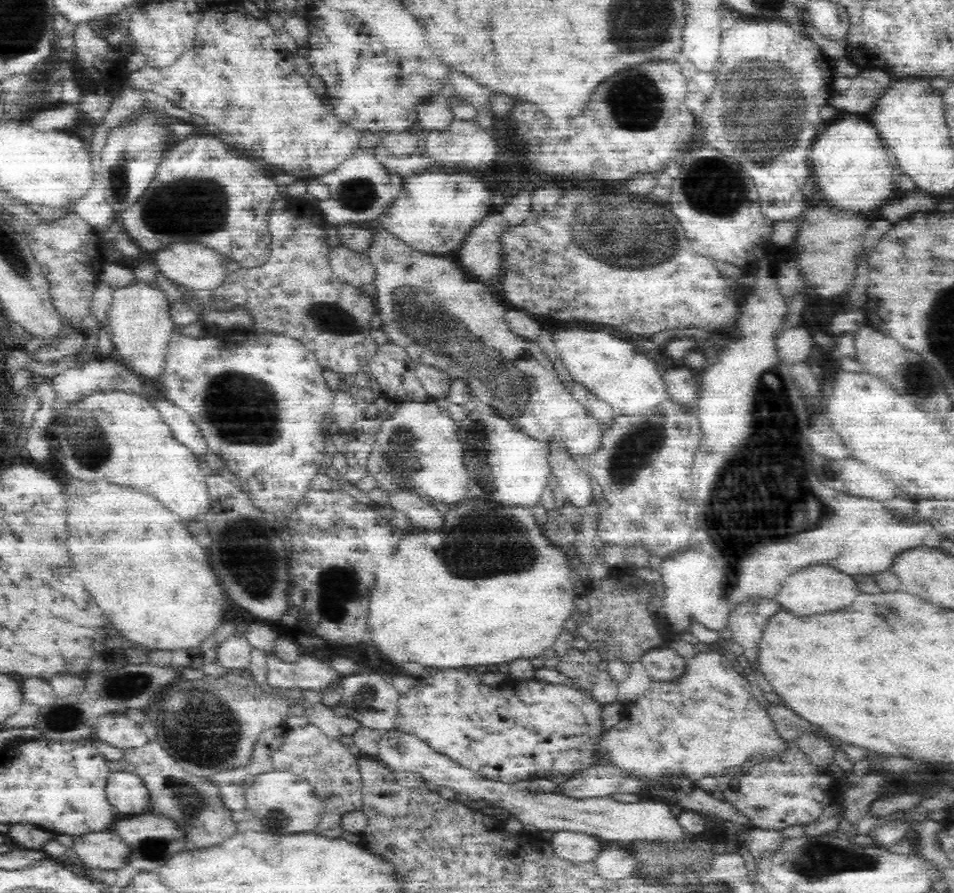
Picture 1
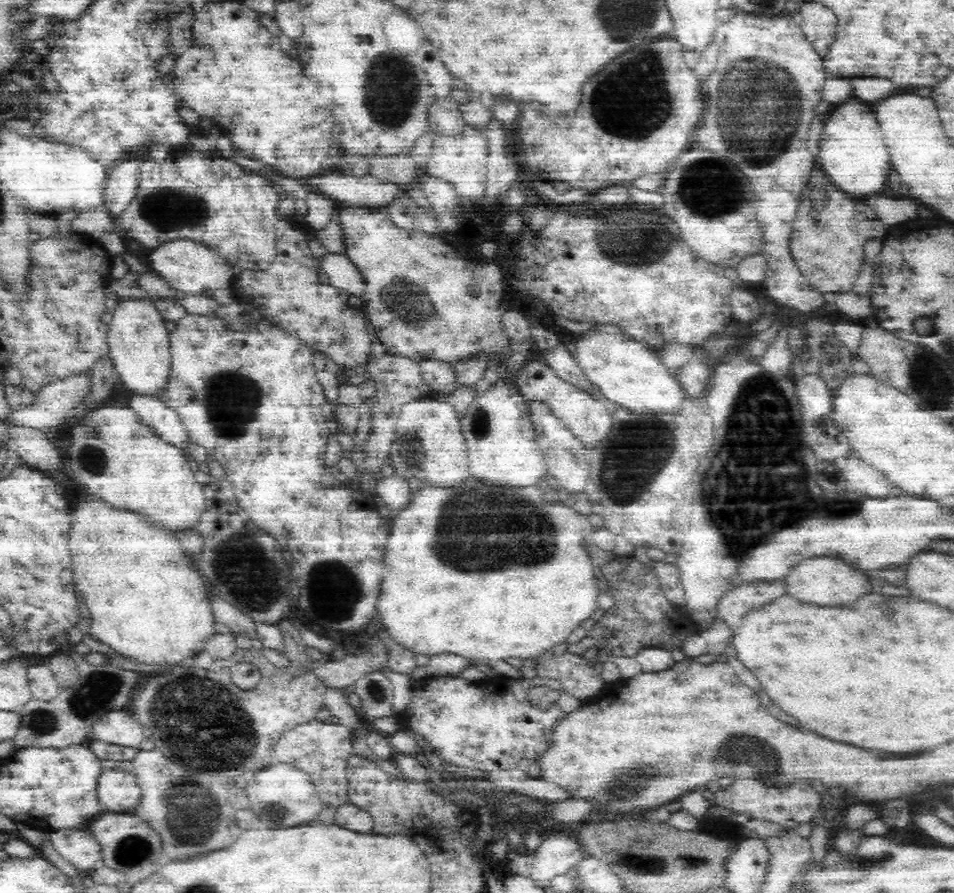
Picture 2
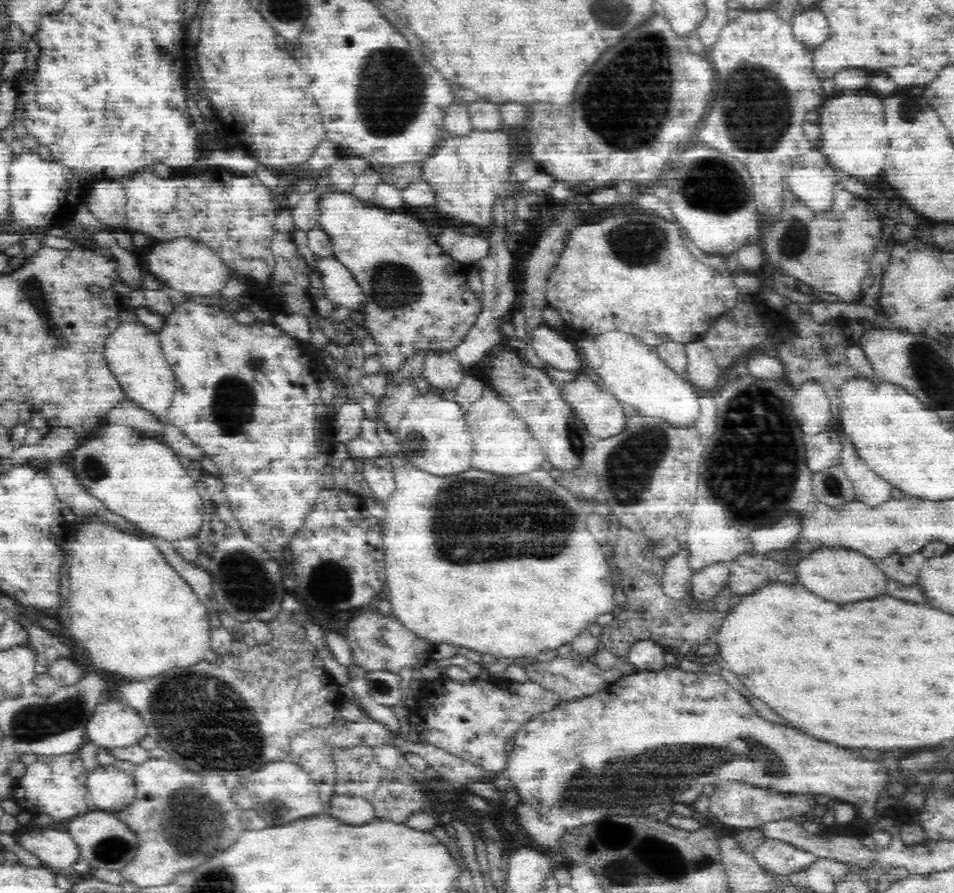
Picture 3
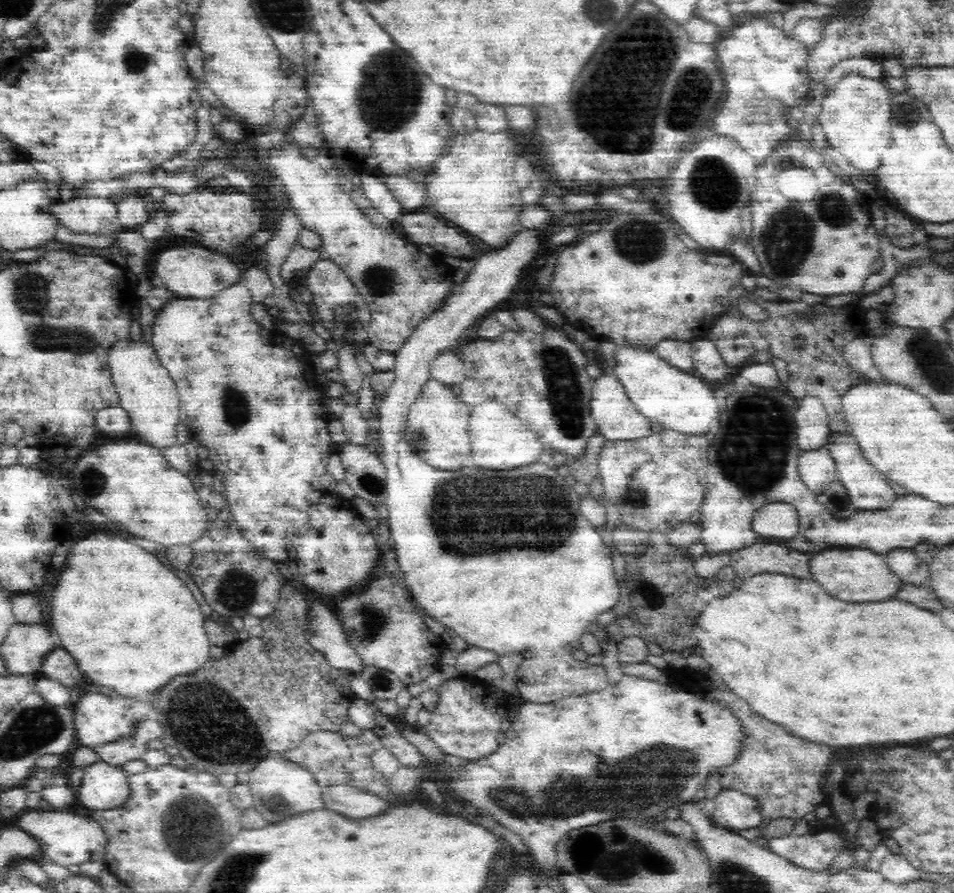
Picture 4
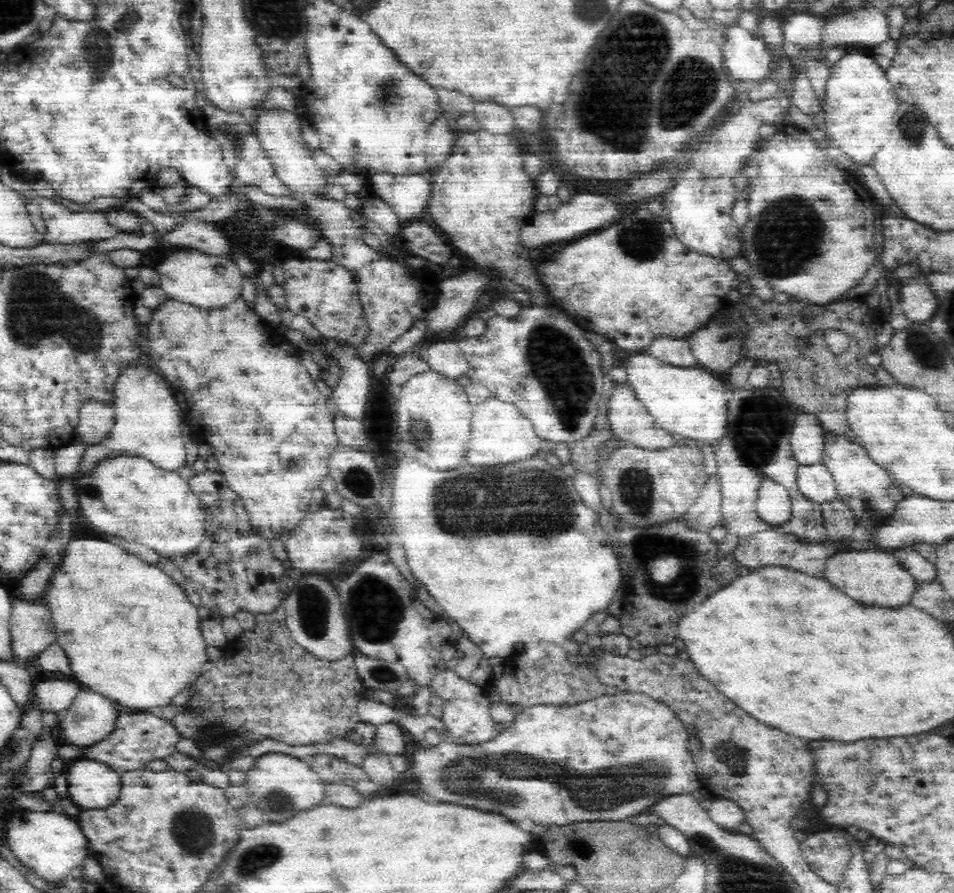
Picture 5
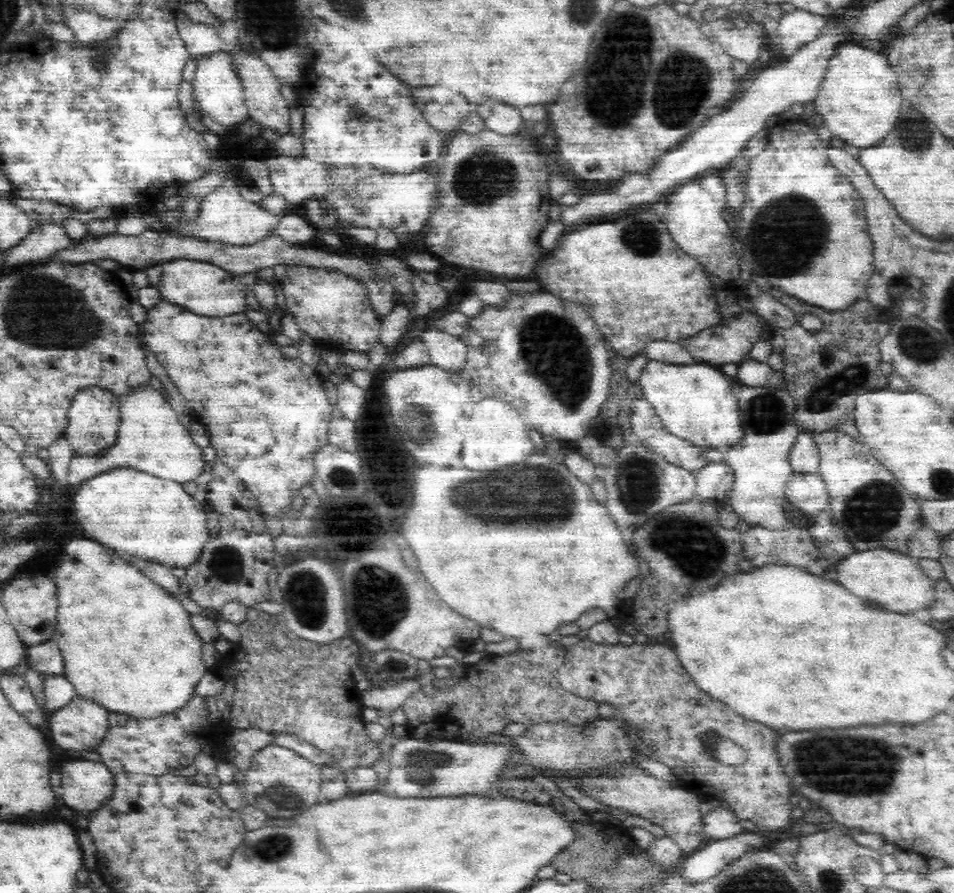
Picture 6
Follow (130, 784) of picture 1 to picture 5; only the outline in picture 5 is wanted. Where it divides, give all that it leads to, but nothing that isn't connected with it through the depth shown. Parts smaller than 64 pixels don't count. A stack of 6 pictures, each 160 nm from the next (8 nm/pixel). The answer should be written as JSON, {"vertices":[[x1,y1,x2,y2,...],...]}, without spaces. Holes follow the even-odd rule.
{"vertices":[[79,758,70,770,69,798,78,808,99,809,110,807,120,796,121,773,106,763]]}

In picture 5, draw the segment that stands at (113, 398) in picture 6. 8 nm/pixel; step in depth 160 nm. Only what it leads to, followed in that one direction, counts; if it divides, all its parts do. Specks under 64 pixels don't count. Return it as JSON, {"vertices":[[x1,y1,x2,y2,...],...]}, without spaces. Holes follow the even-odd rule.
{"vertices":[[90,402,82,408,80,439,101,441,110,436,115,426,115,408,109,403]]}

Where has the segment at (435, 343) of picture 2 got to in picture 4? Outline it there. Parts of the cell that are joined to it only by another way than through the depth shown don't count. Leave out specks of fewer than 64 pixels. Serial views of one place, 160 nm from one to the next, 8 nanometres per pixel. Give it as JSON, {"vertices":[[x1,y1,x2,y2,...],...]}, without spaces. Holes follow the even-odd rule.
{"vertices":[[281,139,278,145,282,146,266,151,268,167,285,186,285,195,296,207,304,226,320,234,325,248,323,254,344,269,367,300,371,312,364,324,367,341,396,356,428,318,447,310,458,287,454,282,458,267,450,266,439,254,430,255,420,250,398,220,389,219,388,226,382,226,366,218,352,197,340,188,337,176,325,172,315,159,306,159,296,142]]}

